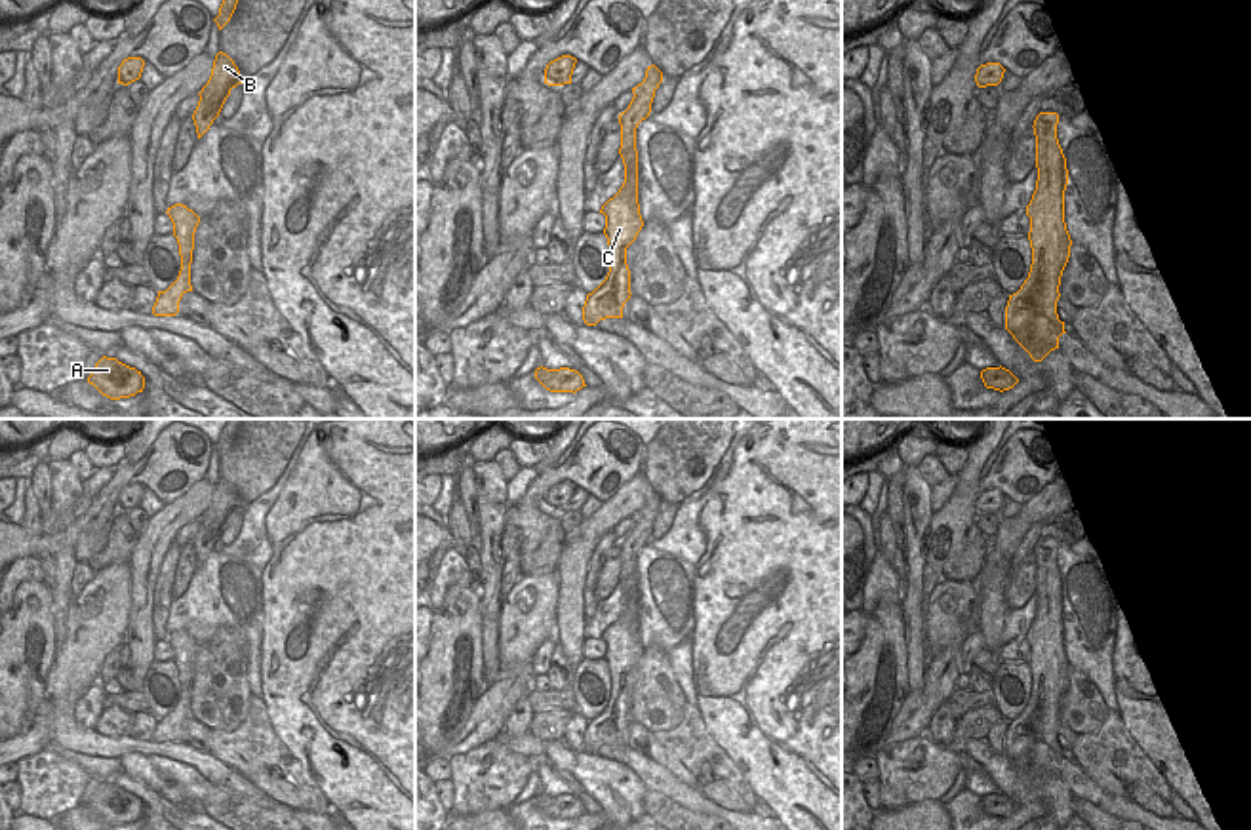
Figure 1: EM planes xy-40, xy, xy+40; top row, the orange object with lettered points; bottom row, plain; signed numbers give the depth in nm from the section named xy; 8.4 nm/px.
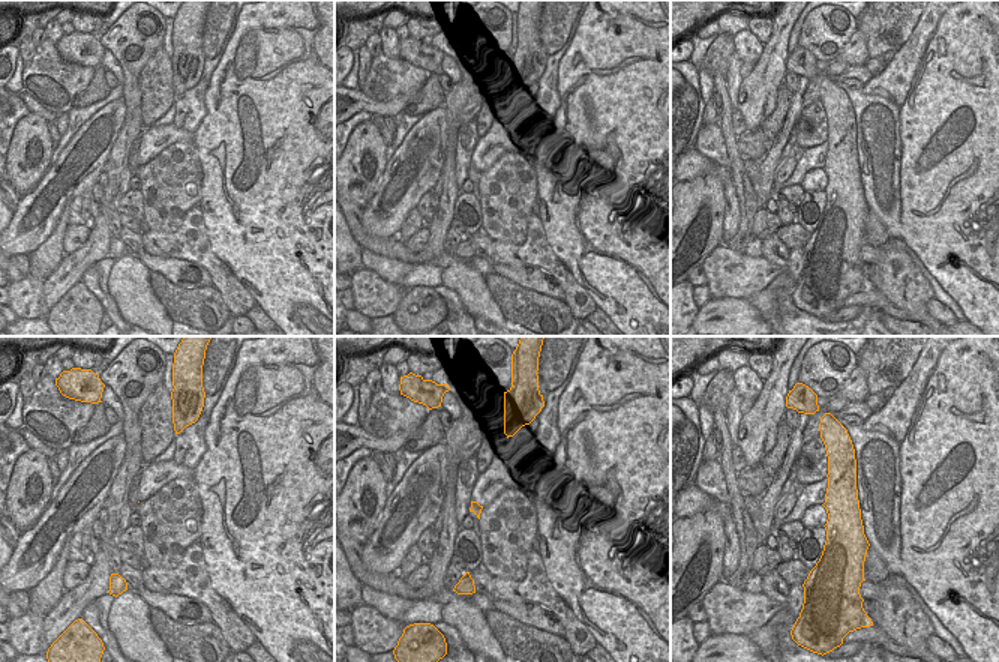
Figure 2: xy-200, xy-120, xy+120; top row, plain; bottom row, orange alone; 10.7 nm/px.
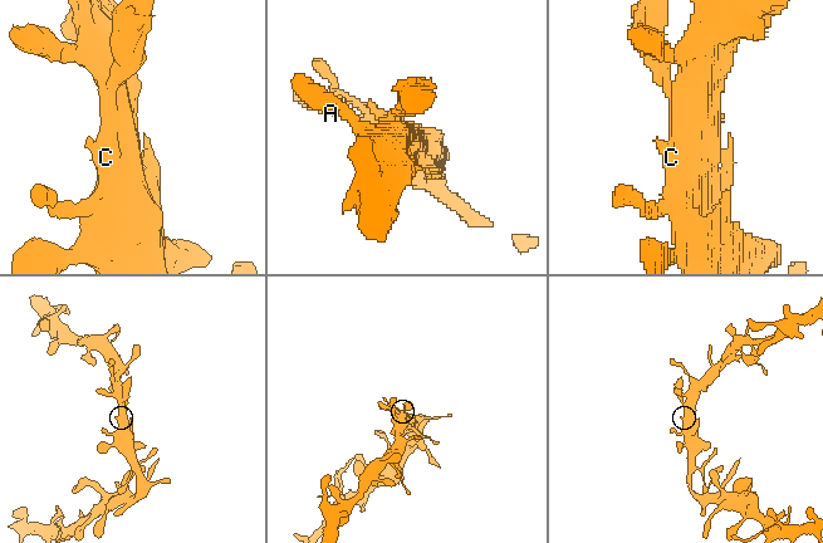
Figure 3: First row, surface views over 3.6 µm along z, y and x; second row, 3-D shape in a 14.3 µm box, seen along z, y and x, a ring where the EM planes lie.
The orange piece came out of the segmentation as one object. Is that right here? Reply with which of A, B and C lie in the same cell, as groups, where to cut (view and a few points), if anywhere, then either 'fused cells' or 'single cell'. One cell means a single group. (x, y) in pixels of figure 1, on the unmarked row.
A B C | no cut | single cell

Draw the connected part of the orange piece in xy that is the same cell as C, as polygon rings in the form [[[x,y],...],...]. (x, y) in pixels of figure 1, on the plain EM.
[[[655,491],[647,493],[644,508],[632,514],[634,524],[628,535],[619,541],[619,581],[625,590],[625,609],[600,636],[600,640],[606,642],[604,661],[609,672],[609,699],[606,706],[586,721],[583,733],[583,746],[586,752],[596,752],[606,744],[623,744],[623,733],[632,721],[626,674],[644,653],[638,630],[636,554],[649,543],[655,516],[661,508],[663,499]]]

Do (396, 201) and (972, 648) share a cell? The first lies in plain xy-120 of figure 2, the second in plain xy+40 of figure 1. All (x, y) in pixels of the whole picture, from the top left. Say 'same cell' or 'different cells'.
different cells

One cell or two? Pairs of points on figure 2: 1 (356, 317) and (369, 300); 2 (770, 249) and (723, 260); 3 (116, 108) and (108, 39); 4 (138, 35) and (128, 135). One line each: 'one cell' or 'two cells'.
1: two cells
2: two cells
3: two cells
4: one cell

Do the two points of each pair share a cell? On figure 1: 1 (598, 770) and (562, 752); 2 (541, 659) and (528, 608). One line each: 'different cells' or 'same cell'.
1: different cells
2: different cells

